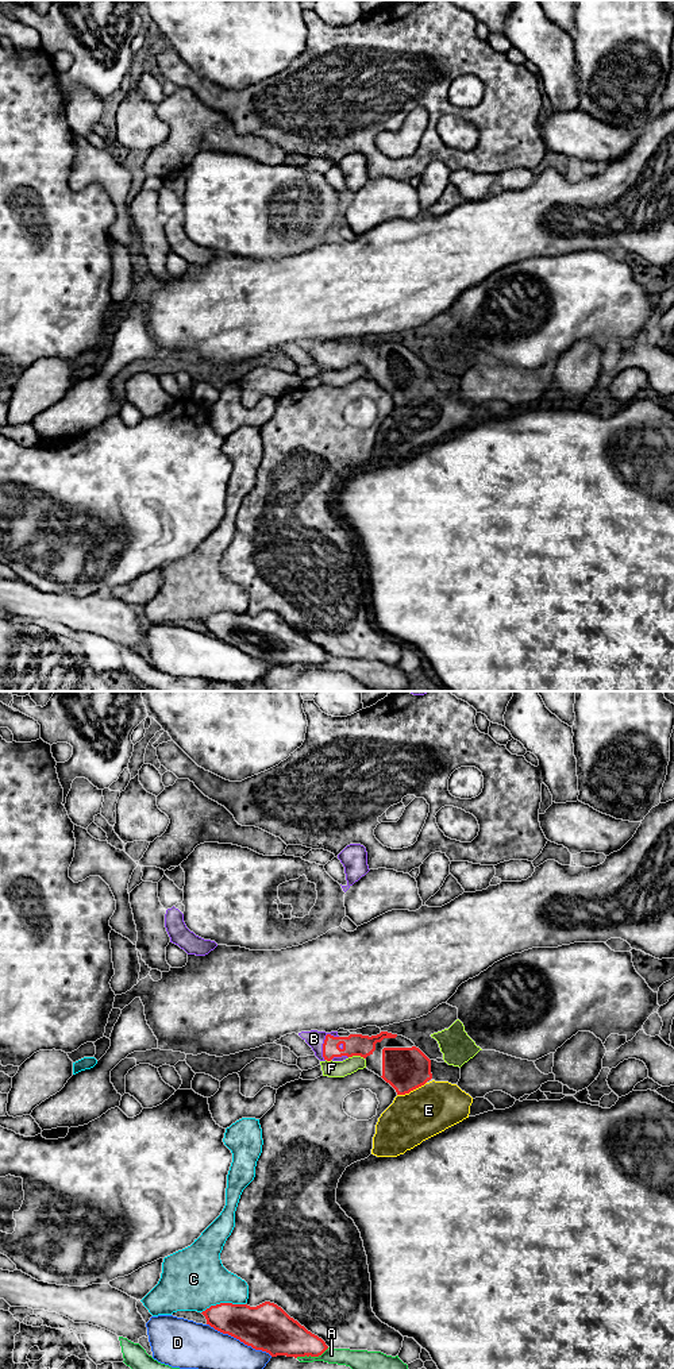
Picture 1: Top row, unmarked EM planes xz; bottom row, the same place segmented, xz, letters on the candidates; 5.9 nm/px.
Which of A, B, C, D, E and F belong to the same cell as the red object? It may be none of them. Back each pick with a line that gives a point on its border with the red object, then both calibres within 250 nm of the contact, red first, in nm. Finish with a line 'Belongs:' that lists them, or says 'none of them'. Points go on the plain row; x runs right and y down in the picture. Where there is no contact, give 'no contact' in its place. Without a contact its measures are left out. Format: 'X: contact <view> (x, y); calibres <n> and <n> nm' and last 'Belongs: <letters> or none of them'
B: contact xz (324, 351); calibres 130 and 100 nm
Belongs: B

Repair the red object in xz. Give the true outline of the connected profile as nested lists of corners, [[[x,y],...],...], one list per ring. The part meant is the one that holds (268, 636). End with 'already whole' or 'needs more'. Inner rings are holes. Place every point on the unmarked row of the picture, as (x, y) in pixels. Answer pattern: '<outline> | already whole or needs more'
[[[270,610],[257,616],[220,612],[201,622],[215,639],[271,666],[319,666],[328,657],[321,647]]] | already whole

